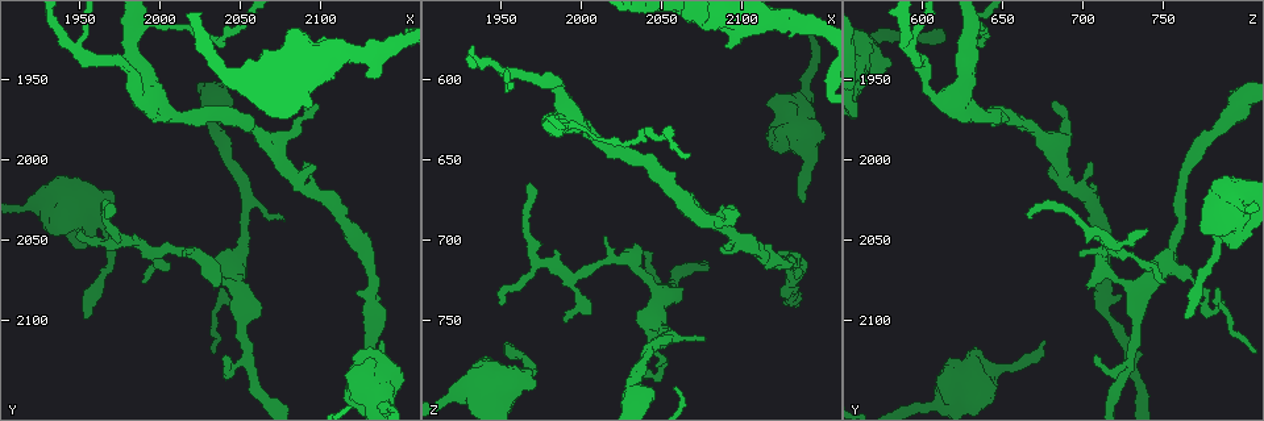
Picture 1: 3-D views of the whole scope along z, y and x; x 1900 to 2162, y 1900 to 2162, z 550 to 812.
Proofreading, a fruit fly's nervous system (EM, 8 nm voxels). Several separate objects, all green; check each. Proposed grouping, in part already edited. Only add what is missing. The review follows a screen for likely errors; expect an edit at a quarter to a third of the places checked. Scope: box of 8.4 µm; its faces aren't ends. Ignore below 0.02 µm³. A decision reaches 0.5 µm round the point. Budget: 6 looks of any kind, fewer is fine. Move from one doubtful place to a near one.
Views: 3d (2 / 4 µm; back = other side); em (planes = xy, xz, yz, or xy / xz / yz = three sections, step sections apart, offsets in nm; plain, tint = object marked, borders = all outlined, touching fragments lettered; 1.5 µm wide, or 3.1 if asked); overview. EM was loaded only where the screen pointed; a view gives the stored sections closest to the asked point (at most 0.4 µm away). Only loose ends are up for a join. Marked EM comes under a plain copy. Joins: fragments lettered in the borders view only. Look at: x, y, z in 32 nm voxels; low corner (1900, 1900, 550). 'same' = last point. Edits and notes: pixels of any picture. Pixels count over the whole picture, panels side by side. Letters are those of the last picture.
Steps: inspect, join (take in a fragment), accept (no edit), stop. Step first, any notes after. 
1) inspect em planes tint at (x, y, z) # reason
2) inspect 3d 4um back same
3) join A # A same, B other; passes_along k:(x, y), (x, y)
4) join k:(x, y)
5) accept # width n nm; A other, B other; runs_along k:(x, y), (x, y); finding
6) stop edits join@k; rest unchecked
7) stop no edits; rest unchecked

inspect 3d 2um at (1950, 2044, 738) # free end

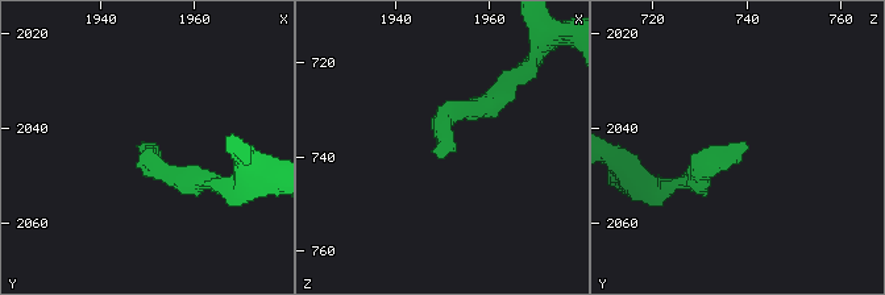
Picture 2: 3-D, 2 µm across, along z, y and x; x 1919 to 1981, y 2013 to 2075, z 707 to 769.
inspect em planes borders at (1949, 2043, 740)

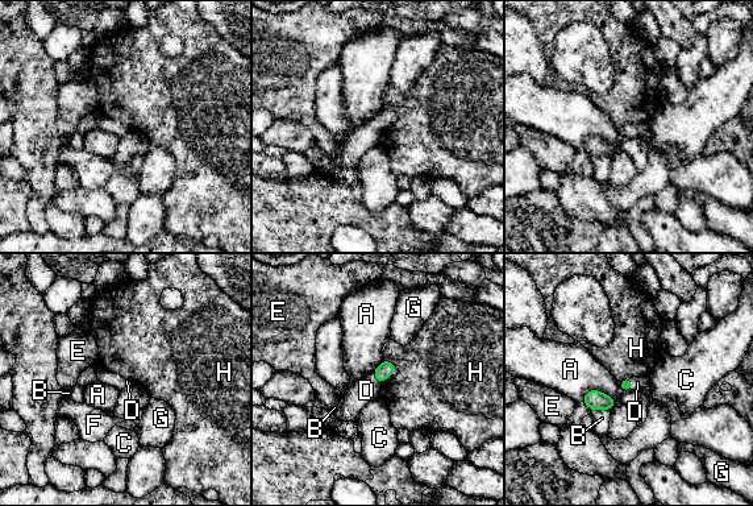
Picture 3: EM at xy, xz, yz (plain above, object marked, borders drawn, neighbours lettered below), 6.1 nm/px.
join D # A other, B other, C other, D same, E other, F other, G other, H other; passes_along 3:(387, 368), (374, 377), (361, 393); it goes on there

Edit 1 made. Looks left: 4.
inspect overview

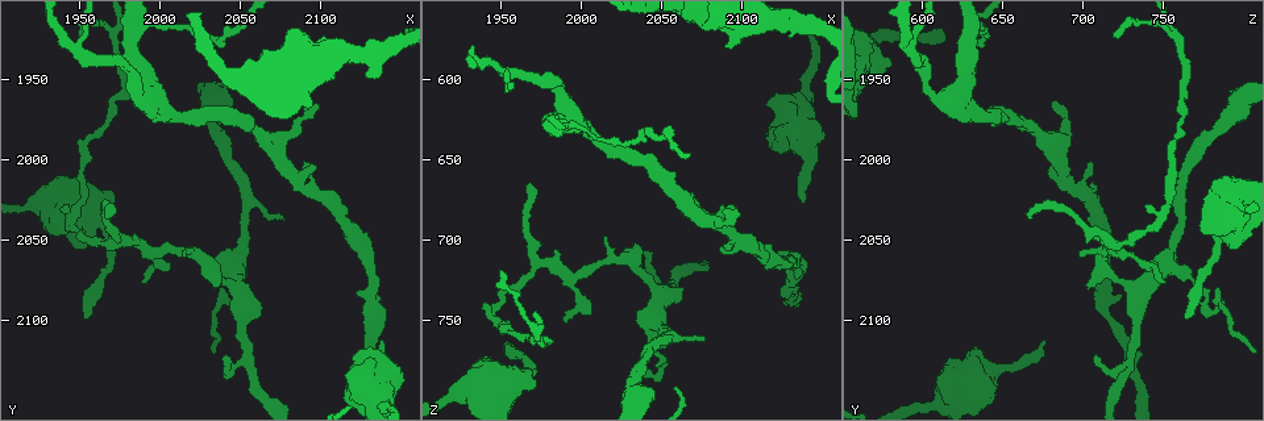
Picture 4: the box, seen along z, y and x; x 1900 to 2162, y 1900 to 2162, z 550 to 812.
inspect em planes tint at (1952, 2098, 764) # an open end

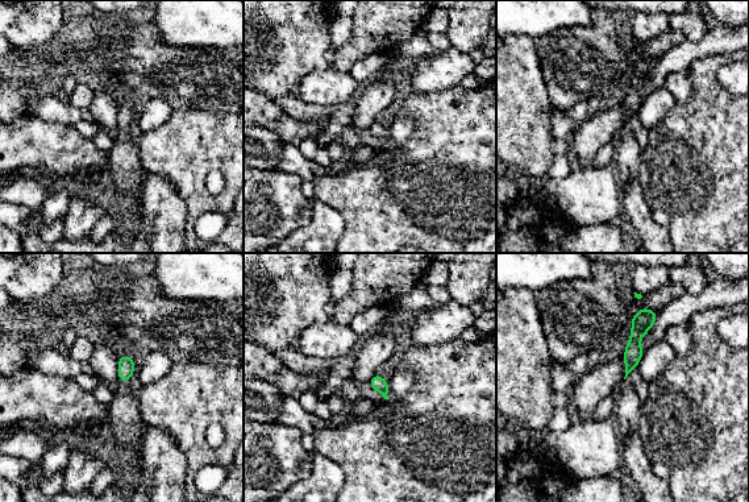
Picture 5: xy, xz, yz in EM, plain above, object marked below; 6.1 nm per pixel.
inspect em planes borders same

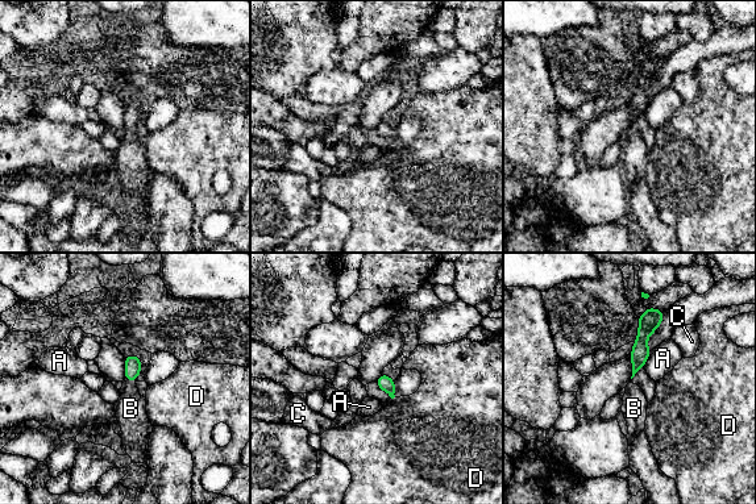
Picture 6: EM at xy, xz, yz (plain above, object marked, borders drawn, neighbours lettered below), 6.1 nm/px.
join B # longest_contact A 120 nm; A other, B same, C other, D other; passes_along 6:(132, 362), (131, 380), (131, 408); the neuron continues

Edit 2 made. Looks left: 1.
inspect em planes borders at (2090, 1940, 580) # stops while still wide

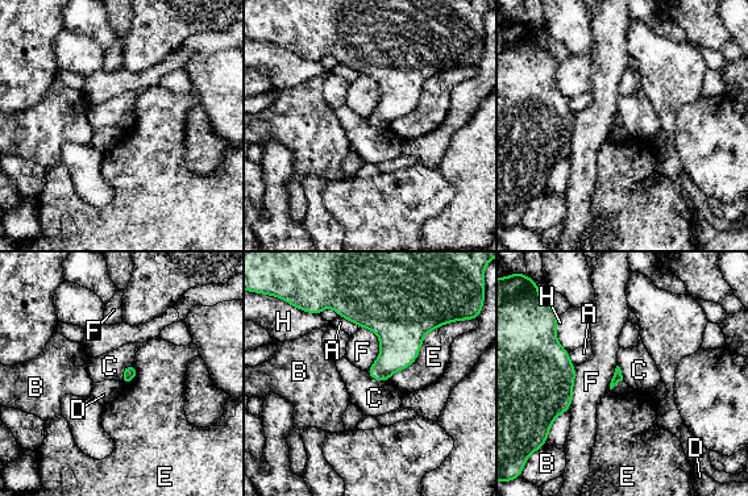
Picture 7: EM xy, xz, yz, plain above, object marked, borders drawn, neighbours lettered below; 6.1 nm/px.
accept # A other, B other, C other, D other, E other, F other, H other; border 7:(133, 363), (123, 371), (121, 382); no lettered fragment goes on from it

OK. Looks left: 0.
stop edits join@3, join@6; rest unchecked

